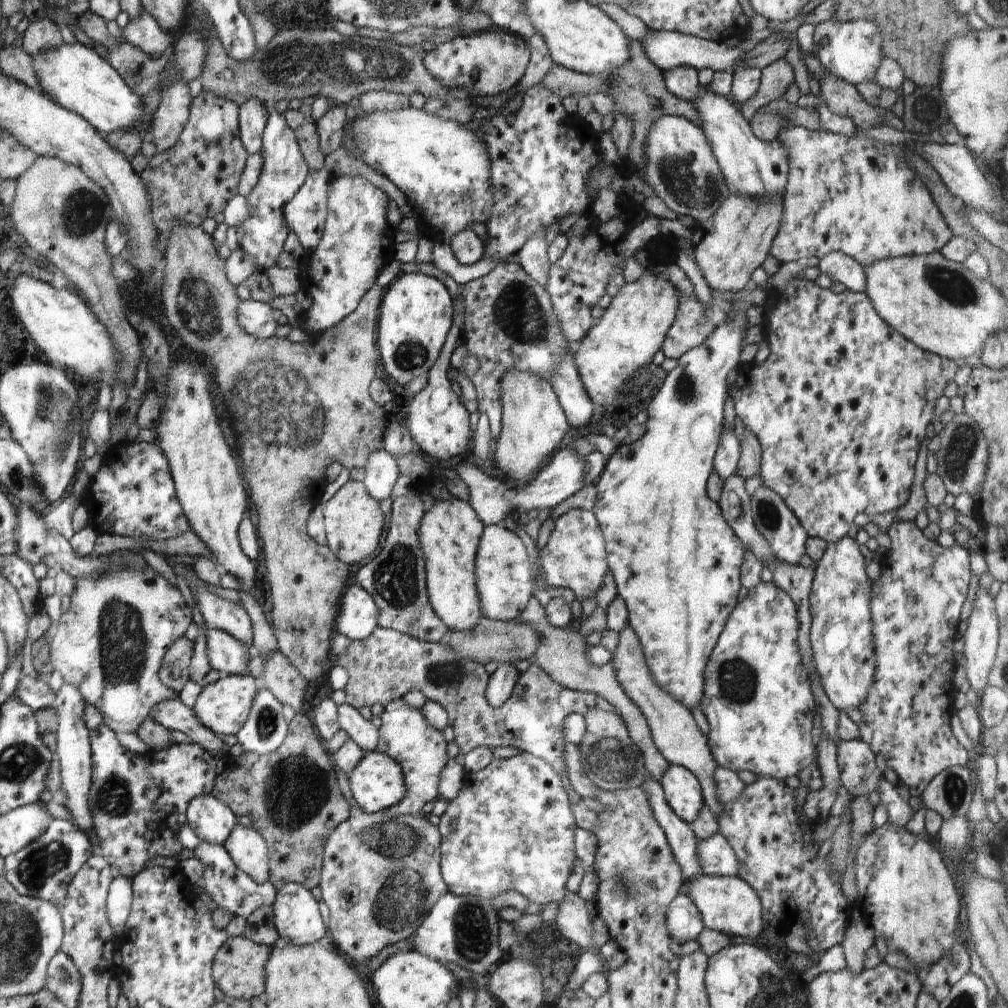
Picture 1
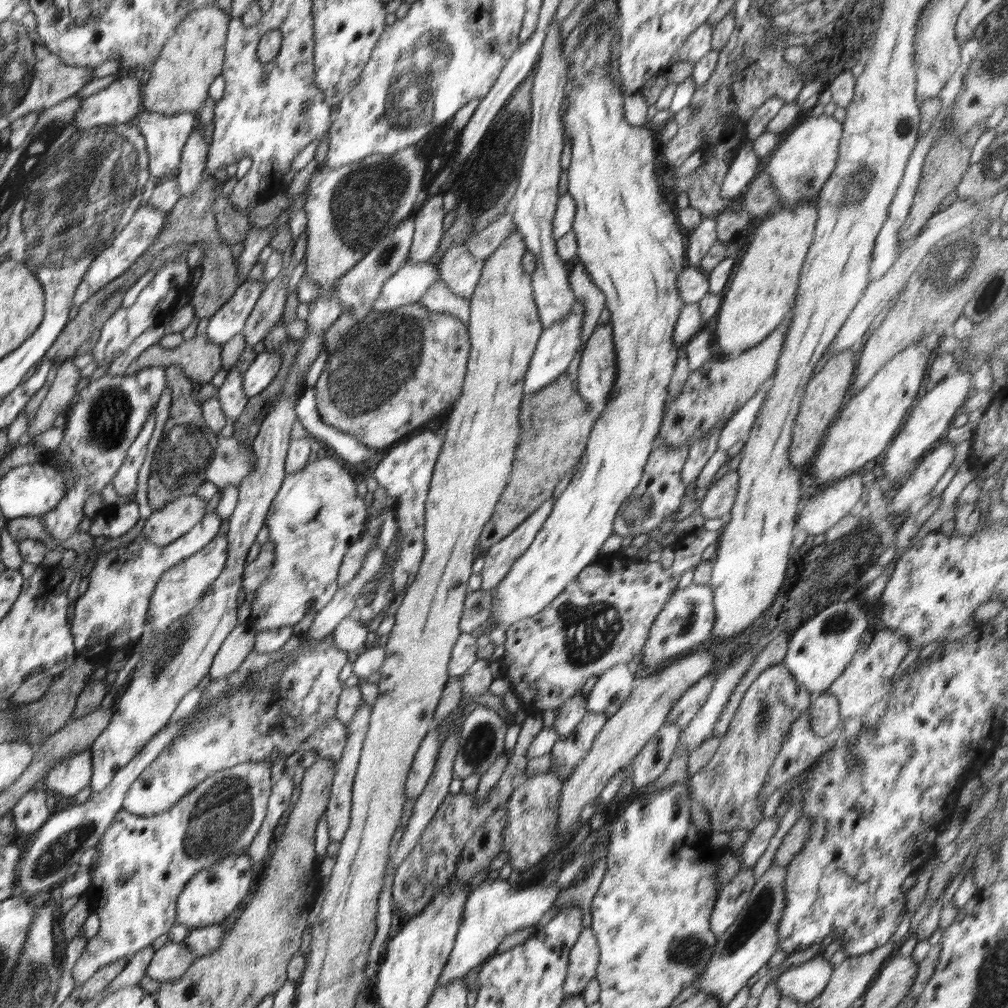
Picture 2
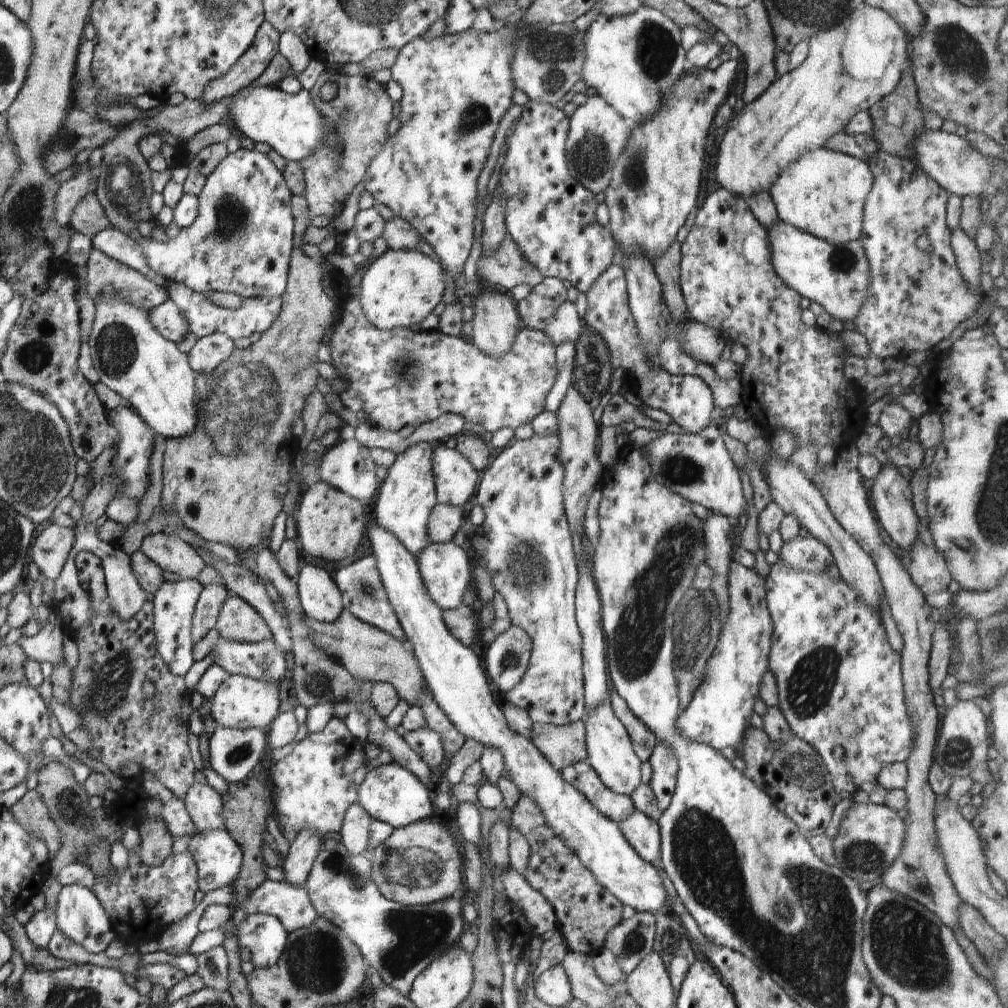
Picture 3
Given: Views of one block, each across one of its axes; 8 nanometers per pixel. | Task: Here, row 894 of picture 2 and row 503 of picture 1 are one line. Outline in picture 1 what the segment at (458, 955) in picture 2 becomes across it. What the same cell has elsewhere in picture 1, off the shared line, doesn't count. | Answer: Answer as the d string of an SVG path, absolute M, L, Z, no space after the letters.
M570 447L558 449L537 472L536 478L533 478L526 486L519 488L512 483L494 479L486 472L482 472L481 469L466 464L458 464L454 475L461 477L466 483L466 492L469 492L470 495L468 502L485 527L501 524L512 513L518 514L526 512L526 510L546 510L546 508L558 506L560 502L584 486L582 482L584 461L585 458L577 458L576 452Z

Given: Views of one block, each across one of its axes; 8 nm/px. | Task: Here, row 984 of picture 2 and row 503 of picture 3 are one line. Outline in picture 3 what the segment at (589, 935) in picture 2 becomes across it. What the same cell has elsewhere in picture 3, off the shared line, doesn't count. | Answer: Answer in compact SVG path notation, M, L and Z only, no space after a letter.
M572 386L568 387L565 397L556 410L557 435L559 436L559 459L564 467L563 505L571 532L583 536L583 518L585 517L588 499L603 471L603 466L596 456L600 426L592 418L593 409Z

